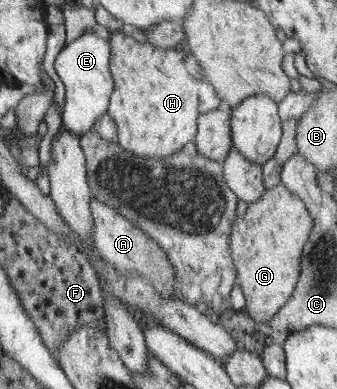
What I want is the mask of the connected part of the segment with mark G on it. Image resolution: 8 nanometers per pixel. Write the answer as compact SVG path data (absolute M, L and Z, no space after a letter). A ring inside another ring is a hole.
M282 183L264 193L263 197L248 205L243 217L237 218L229 240L237 282L246 299L244 307L256 323L271 322L292 297L301 274L303 249L315 221L308 208L293 199Z

